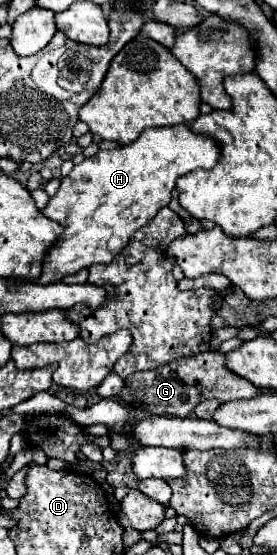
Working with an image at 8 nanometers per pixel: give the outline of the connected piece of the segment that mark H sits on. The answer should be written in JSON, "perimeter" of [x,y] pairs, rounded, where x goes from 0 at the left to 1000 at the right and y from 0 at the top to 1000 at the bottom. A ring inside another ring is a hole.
{"perimeter":[[[682,222],[617,225],[617,229],[545,229],[523,232],[495,254],[458,265],[422,265],[408,272],[357,272],[336,283],[307,286],[300,294],[271,297],[264,308],[220,326],[206,351],[184,355],[162,377],[148,377],[170,391],[206,402],[227,402],[235,416],[220,431],[184,445],[155,470],[155,492],[141,510],[199,510],[220,506],[235,495],[264,495],[300,481],[329,481],[343,474],[401,474],[430,452],[444,452],[473,423],[502,416],[531,398],[560,391],[560,384],[617,362],[617,344],[632,341],[639,319],[697,308],[697,305],[769,305],[798,283],[791,258],[769,247],[733,240],[697,240]]]}

